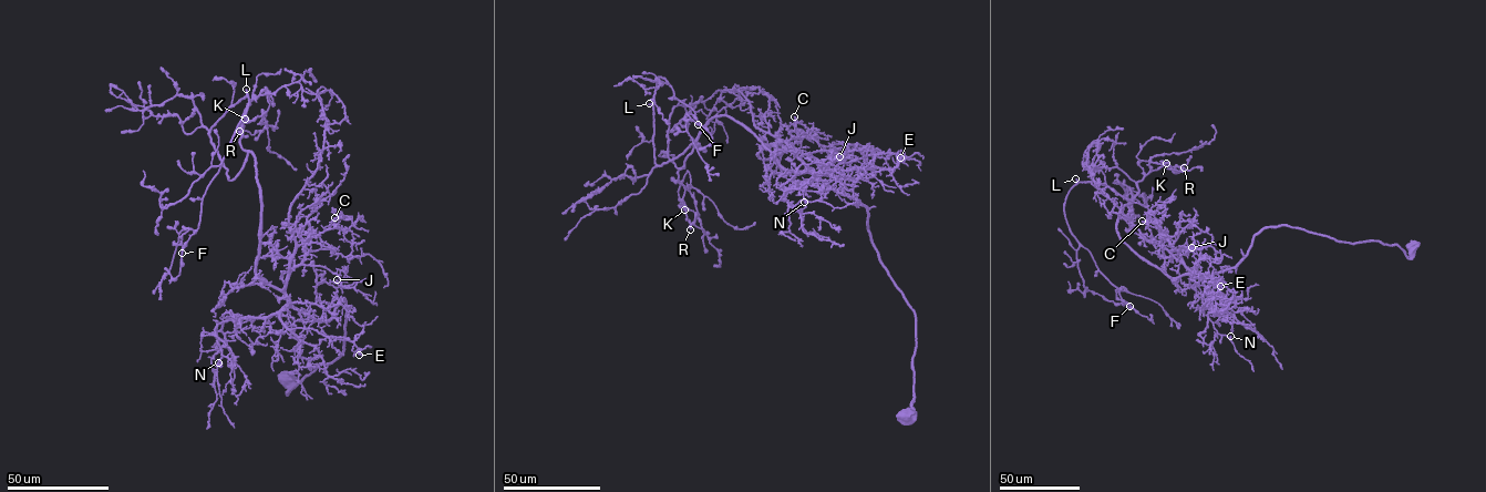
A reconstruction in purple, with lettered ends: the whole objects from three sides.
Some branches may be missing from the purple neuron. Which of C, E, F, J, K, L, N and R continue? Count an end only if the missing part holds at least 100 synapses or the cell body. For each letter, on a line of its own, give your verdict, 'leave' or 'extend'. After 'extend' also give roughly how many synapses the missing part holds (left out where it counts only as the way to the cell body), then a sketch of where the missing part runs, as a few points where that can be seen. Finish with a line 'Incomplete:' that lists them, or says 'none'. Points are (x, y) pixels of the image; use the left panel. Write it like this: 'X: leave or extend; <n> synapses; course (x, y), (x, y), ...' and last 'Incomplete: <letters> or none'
C: leave
E: leave
F: leave
J: leave
K: leave
L: extend; 180 synapses; course (246, 89), (240, 79), (220, 72), (224, 60), (208, 45)
N: leave
R: leave
Incomplete: L

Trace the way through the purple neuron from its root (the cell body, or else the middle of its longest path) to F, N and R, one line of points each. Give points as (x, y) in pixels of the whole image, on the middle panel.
F: (904, 416), (915, 313), (866, 207), (782, 167), (725, 115), (658, 165), (658, 77), (698, 124)
N: (904, 416), (914, 410), (915, 311), (873, 244), (864, 205), (817, 173), (780, 188), (800, 188), (804, 202)
R: (904, 416), (915, 313), (864, 205), (782, 167), (723, 115), (678, 170), (690, 229)

